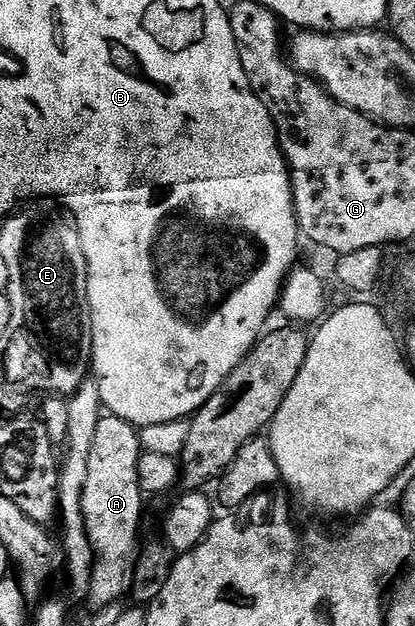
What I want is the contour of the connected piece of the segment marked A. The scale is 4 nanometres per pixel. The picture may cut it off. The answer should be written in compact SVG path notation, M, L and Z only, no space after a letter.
M102 416L95 428L95 441L91 443L91 457L87 459L87 484L83 484L83 520L87 528L87 536L93 545L95 559L87 602L97 610L128 595L129 585L133 579L133 569L137 566L139 557L137 533L141 530L141 498L143 499L143 491L139 484L139 460L142 453L138 427L122 418Z

